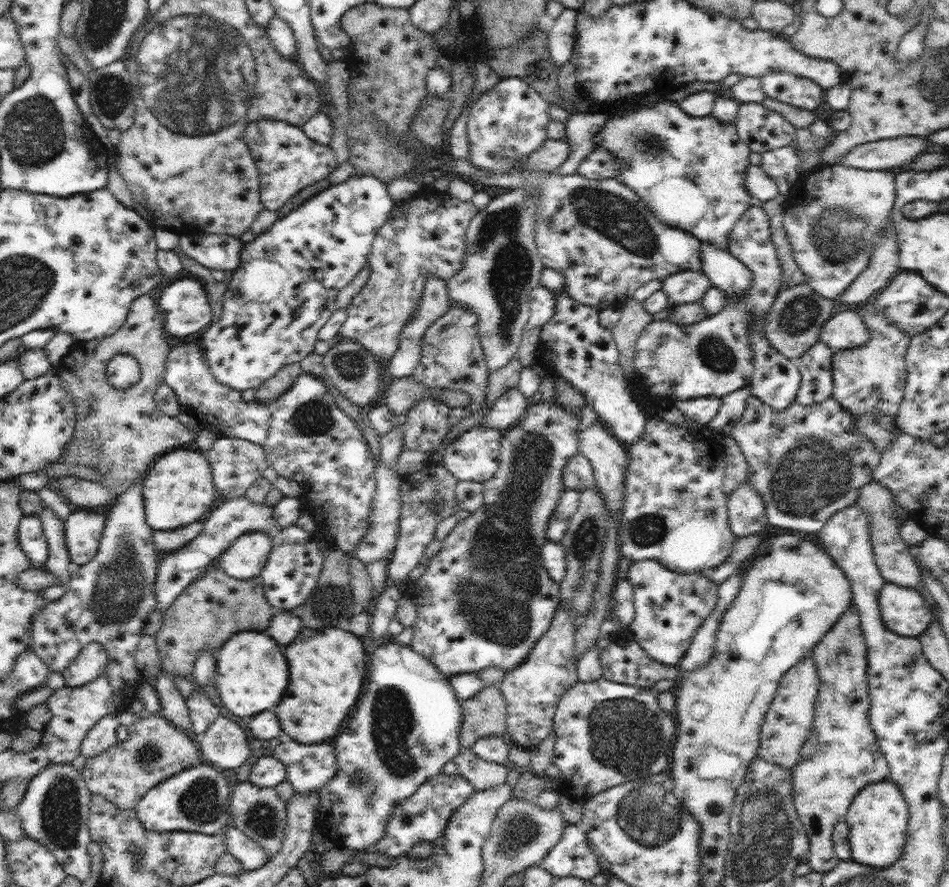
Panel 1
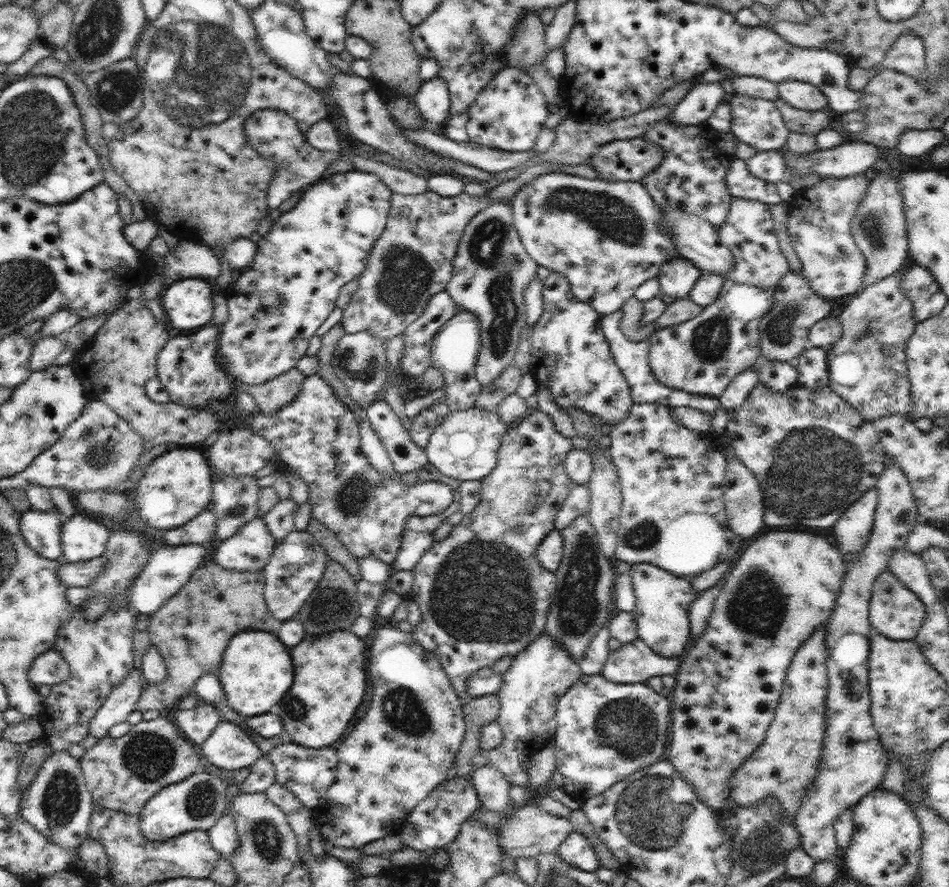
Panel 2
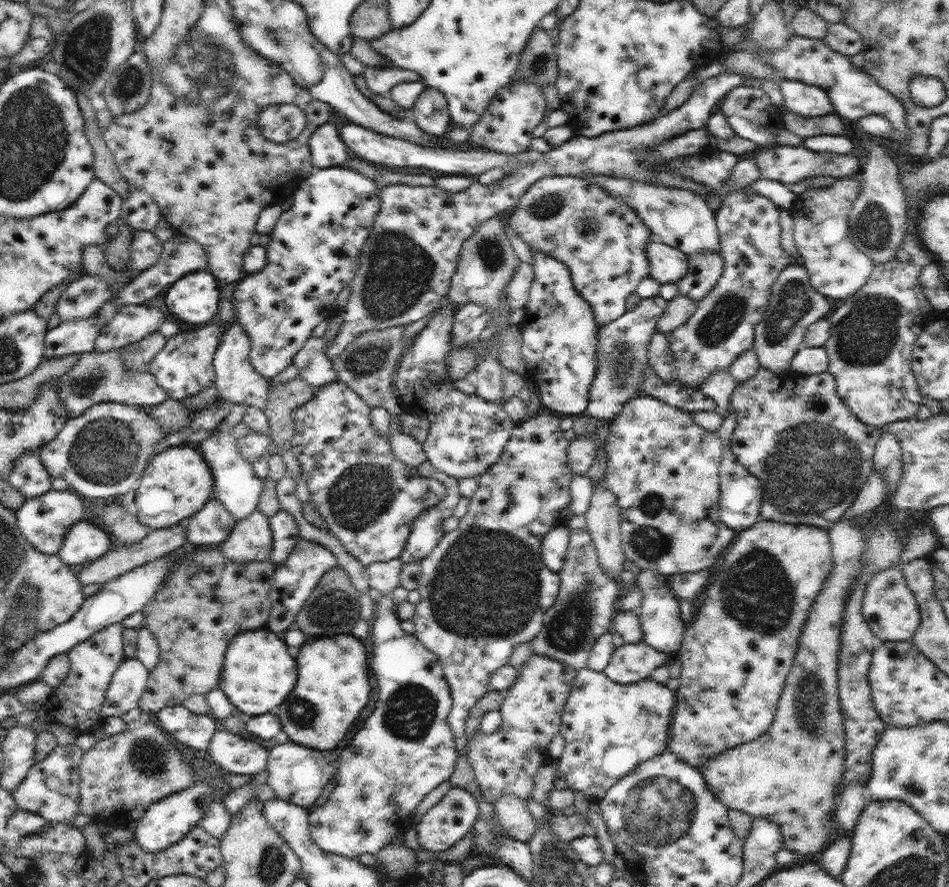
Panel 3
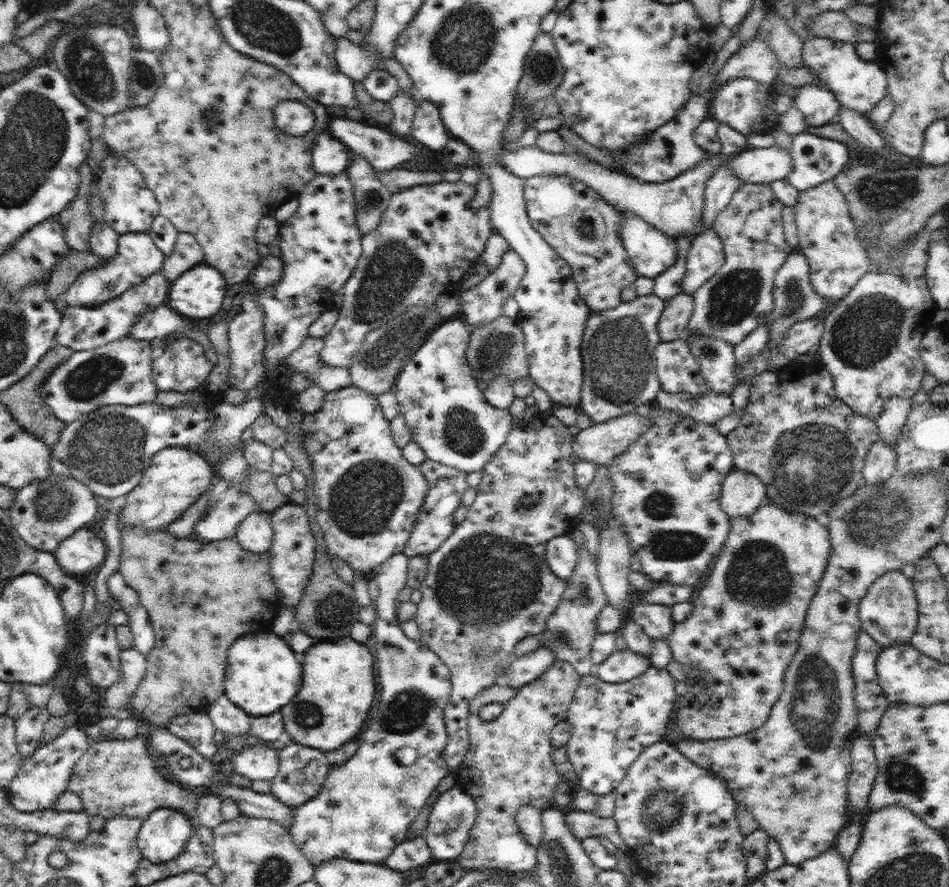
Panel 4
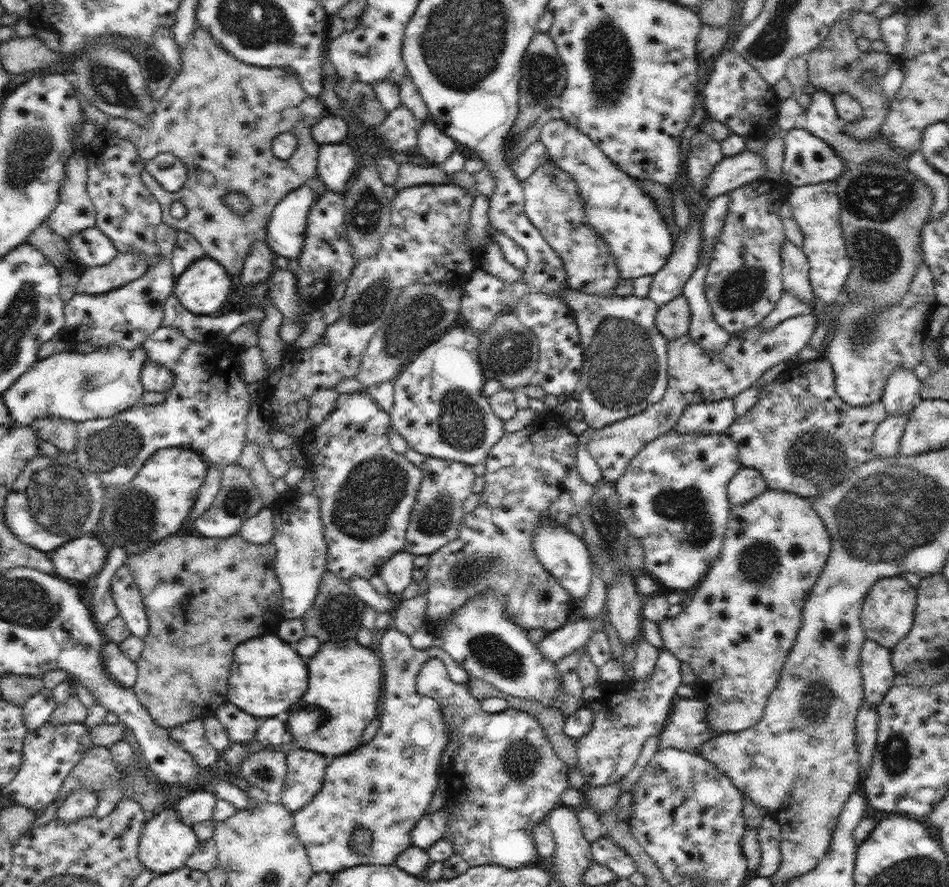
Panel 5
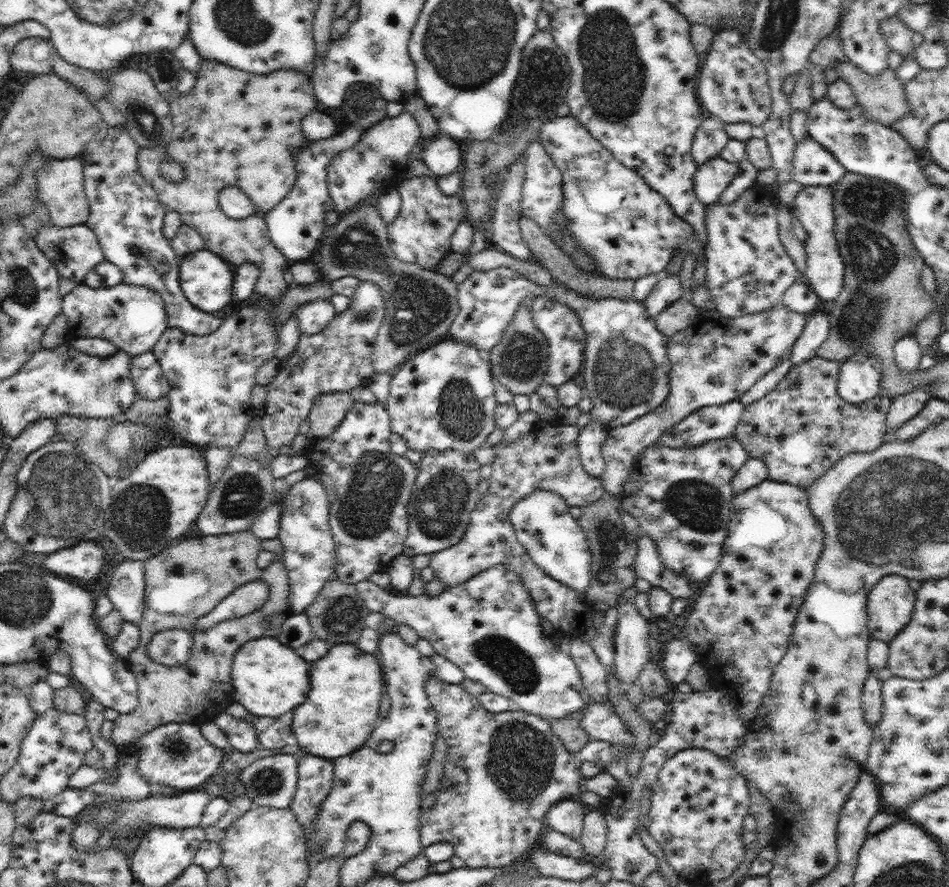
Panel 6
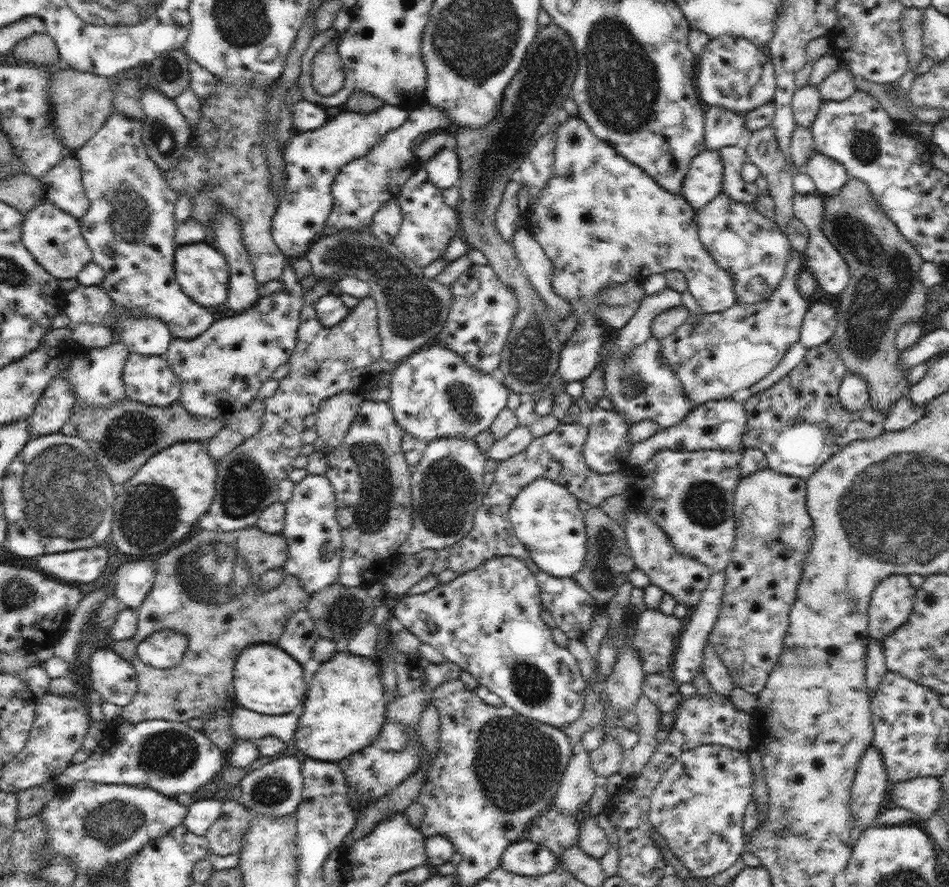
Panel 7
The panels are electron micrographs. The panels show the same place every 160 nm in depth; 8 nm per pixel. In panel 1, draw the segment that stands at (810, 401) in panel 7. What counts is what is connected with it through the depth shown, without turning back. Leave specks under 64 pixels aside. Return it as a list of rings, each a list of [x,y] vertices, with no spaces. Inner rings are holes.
[[[751,395],[740,421],[732,427],[730,434],[744,453],[747,480],[762,497],[769,524],[808,534],[819,532],[834,513],[857,502],[862,486],[873,479],[874,467],[881,459],[874,443],[860,433],[854,415],[833,397],[812,406],[794,401],[783,412],[775,412]]]

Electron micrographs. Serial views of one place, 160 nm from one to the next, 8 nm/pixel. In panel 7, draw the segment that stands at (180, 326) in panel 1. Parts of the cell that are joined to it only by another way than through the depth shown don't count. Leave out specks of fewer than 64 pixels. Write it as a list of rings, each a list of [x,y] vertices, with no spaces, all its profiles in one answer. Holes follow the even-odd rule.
[[[206,241],[178,245],[174,259],[175,277],[180,288],[194,302],[202,306],[216,306],[227,301],[229,293],[229,266],[225,256]]]

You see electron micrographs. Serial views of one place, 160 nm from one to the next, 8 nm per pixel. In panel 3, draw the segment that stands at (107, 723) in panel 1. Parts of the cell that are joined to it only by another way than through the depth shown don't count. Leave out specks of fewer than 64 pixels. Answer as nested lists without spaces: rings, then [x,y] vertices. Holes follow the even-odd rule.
[[[135,656],[126,657],[112,676],[105,701],[101,708],[101,718],[122,716],[139,706],[139,700],[147,685],[147,668]]]

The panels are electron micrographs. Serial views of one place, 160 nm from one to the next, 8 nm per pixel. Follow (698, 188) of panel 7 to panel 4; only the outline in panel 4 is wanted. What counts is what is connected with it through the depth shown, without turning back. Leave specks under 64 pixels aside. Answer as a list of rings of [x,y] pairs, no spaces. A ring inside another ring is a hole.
[[[774,145],[768,148],[751,148],[738,154],[734,160],[725,161],[730,168],[741,178],[743,183],[771,184],[786,181],[793,171],[792,158],[788,150]]]

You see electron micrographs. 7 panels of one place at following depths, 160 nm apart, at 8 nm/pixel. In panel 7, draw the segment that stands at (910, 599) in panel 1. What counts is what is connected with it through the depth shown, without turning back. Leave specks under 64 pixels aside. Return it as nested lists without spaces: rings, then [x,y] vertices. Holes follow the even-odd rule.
[[[890,575],[880,581],[868,607],[870,638],[882,641],[909,620],[916,591],[907,575]]]

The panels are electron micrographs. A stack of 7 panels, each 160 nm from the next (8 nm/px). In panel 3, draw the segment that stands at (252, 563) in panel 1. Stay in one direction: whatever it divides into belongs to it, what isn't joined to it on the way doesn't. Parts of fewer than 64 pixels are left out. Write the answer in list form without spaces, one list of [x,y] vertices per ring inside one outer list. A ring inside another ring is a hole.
[[[256,509],[248,518],[236,521],[236,526],[223,542],[221,551],[234,562],[271,561],[273,534],[269,518]]]

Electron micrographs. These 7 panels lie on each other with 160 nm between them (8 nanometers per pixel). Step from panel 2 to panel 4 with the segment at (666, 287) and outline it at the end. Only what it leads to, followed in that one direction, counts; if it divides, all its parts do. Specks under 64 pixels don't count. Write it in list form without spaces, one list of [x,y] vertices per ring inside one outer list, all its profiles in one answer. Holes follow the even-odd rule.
[[[620,210],[623,214],[621,222],[621,237],[626,247],[628,258],[633,262],[637,275],[648,278],[656,278],[659,274],[666,272],[677,261],[677,242],[671,236],[666,236],[661,230],[654,228],[649,222],[643,220],[641,216]]]

